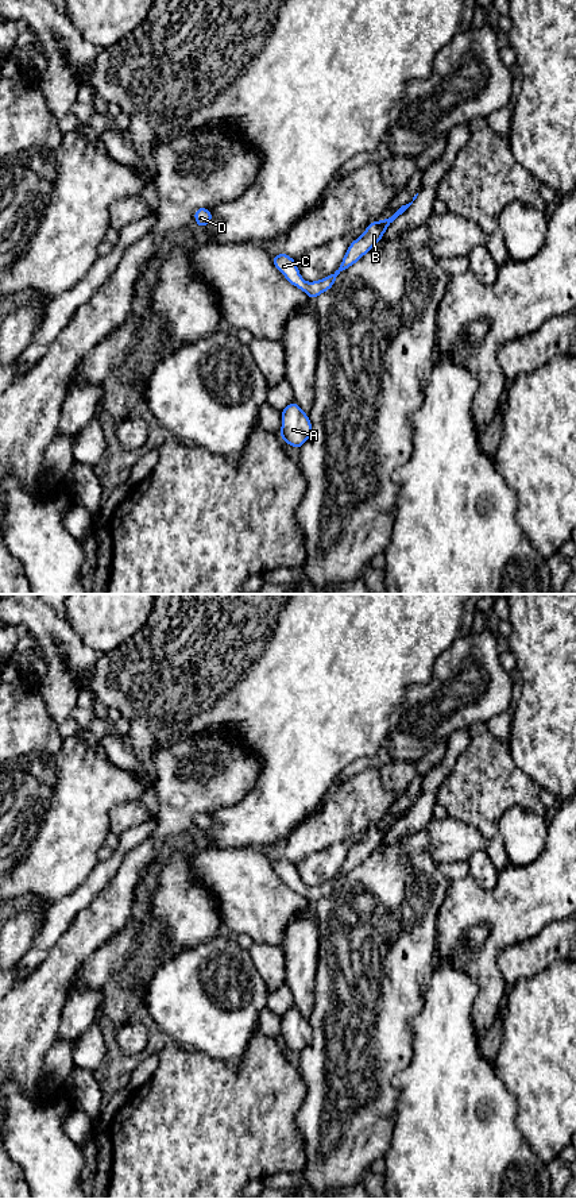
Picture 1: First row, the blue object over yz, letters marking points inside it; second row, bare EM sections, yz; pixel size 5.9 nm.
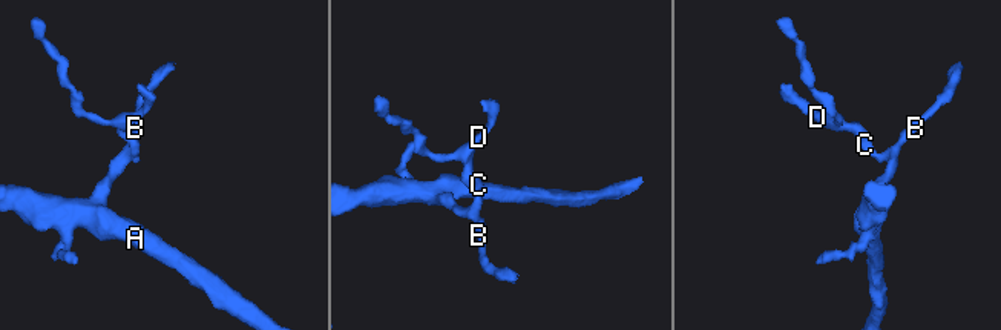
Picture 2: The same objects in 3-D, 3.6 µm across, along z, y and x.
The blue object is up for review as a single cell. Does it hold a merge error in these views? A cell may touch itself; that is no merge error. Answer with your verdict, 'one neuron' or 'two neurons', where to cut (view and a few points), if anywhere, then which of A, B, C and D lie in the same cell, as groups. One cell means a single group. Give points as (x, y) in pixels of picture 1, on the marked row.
one neuron; no cut; A B C D

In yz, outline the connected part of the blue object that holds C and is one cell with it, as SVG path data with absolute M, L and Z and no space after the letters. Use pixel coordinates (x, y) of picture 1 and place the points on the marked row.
M402 205L391 217L383 219L380 221L372 221L367 225L366 232L353 240L344 255L343 262L339 269L316 282L305 282L297 269L295 259L287 257L285 252L281 252L272 258L274 266L286 277L286 279L295 288L302 289L310 300L314 300L320 293L329 290L337 275L345 269L356 263L364 254L367 254L378 242L380 242L386 228L402 215L410 205Z

